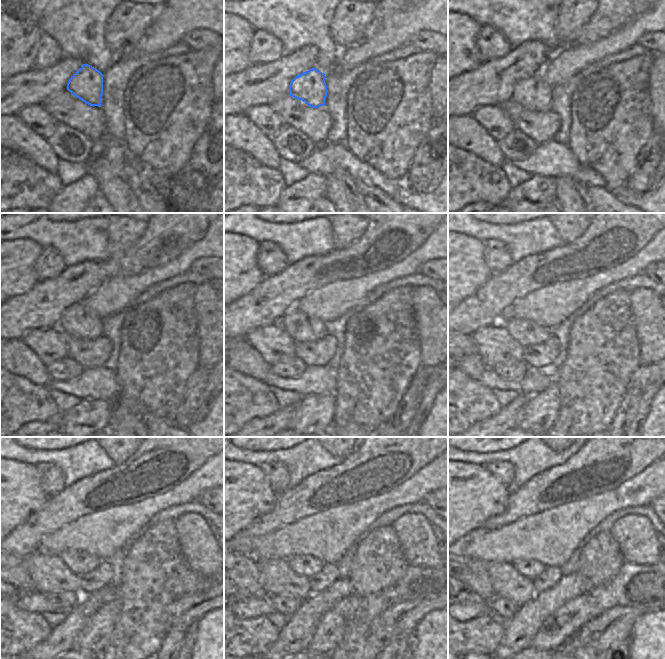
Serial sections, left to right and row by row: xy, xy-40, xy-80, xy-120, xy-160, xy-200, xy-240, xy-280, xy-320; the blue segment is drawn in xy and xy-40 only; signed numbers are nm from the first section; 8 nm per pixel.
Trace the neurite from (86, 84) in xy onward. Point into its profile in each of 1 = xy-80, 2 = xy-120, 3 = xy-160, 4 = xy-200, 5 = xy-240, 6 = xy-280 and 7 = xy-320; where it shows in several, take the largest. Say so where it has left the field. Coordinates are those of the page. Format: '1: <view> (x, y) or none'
1: xy-80 (532, 93)
2: xy-120 (79, 321)
3: xy-160 (302, 328)
4: xy-200 (527, 333)
5: xy-240 (79, 562)
6: xy-280 (307, 566)
7: xy-320 (530, 569)

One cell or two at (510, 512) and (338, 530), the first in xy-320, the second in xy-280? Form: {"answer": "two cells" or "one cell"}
{"answer": "two cells"}

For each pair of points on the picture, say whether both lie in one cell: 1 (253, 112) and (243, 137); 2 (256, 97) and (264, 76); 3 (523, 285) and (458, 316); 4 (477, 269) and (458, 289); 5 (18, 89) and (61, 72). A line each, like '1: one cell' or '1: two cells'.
1: two cells
2: one cell
3: one cell
4: one cell
5: one cell

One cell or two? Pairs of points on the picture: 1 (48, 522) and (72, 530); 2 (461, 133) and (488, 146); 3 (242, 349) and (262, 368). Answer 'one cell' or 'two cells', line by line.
1: two cells
2: one cell
3: one cell

